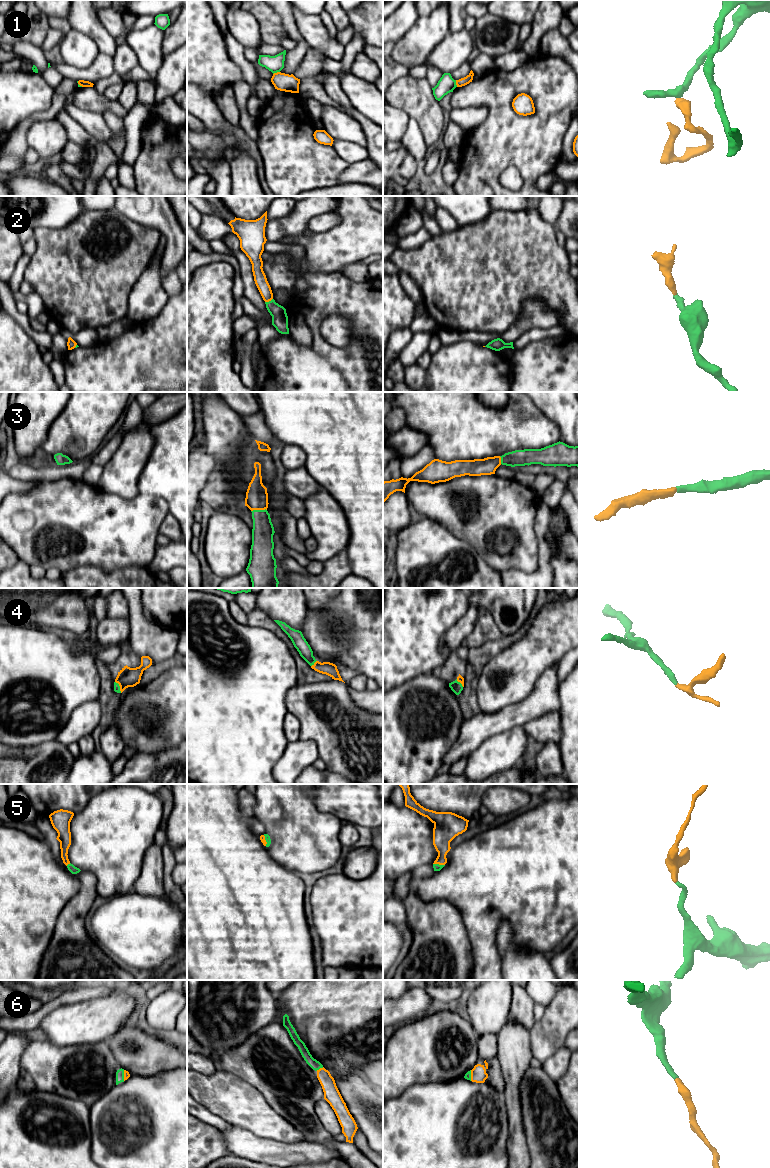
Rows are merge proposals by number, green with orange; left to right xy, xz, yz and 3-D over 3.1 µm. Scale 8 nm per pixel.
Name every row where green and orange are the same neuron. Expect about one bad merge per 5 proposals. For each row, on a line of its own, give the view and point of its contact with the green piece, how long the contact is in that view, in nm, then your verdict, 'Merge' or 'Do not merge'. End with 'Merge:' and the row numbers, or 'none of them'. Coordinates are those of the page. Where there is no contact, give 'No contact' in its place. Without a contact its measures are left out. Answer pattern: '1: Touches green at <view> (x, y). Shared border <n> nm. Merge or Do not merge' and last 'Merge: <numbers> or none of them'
1: Touches green at xz (276, 72). Shared border 60 nm. Do not merge
2: Touches green at xz (269, 301). Shared border 70 nm. Merge
3: Touches green at xz (258, 510). Shared border 130 nm. Merge
4: Touches green at xz (314, 662). Shared border 70 nm. Merge
5: Touches green at yz (438, 864). Shared border 100 nm. Merge
6: Touches green at xz (319, 1068). Shared border 70 nm. Merge
Merge: 2, 3, 4, 5, 6

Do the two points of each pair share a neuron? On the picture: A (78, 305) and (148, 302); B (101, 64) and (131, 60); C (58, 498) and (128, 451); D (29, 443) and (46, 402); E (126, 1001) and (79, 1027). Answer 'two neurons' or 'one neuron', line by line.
A: two neurons
B: two neurons
C: two neurons
D: one neuron
E: one neuron

